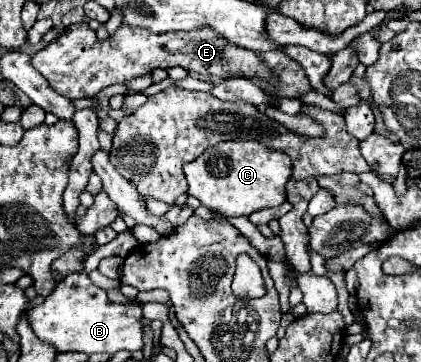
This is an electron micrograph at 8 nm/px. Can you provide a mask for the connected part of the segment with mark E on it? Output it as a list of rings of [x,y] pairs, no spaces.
[[[74,23],[56,41],[52,41],[46,49],[38,51],[32,57],[32,65],[42,73],[42,77],[46,77],[46,81],[50,83],[52,89],[56,89],[56,93],[70,97],[70,99],[96,97],[108,85],[126,83],[134,77],[152,73],[154,69],[168,69],[174,65],[178,65],[186,71],[202,73],[202,75],[216,75],[220,79],[242,77],[242,79],[272,81],[272,71],[268,69],[268,65],[260,59],[258,53],[248,51],[248,49],[244,49],[246,57],[240,57],[242,65],[246,65],[246,67],[242,67],[244,71],[230,73],[224,77],[224,73],[234,71],[230,67],[232,65],[230,59],[238,59],[238,51],[232,51],[230,45],[244,49],[244,47],[234,45],[232,41],[224,39],[212,27],[154,35],[144,27],[134,27],[134,25],[122,23],[114,35],[100,41],[96,37],[96,31],[92,31],[88,27],[88,23]]]

